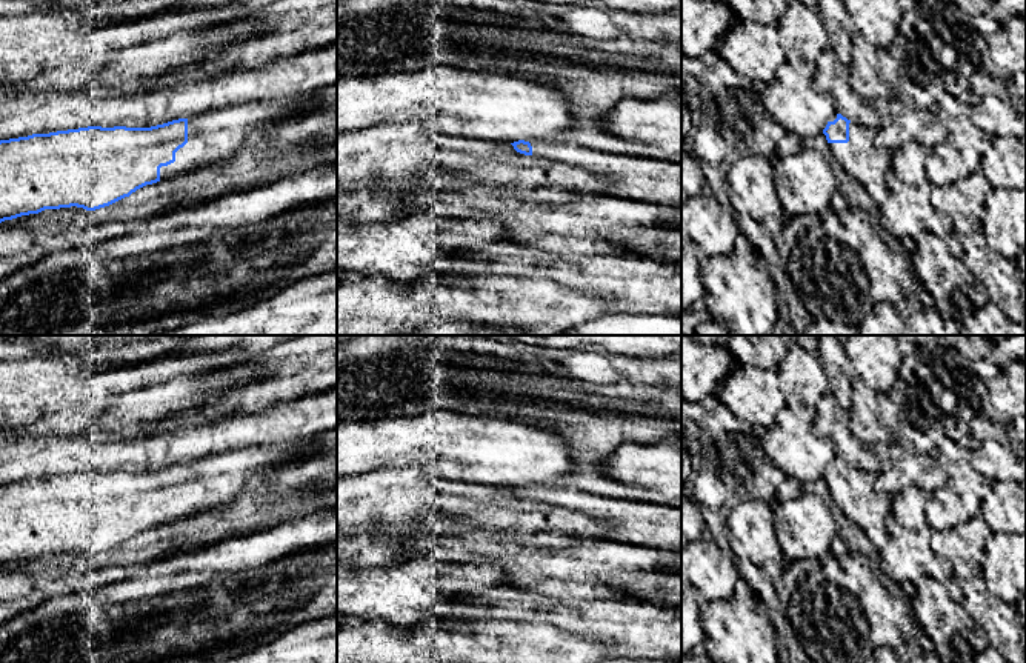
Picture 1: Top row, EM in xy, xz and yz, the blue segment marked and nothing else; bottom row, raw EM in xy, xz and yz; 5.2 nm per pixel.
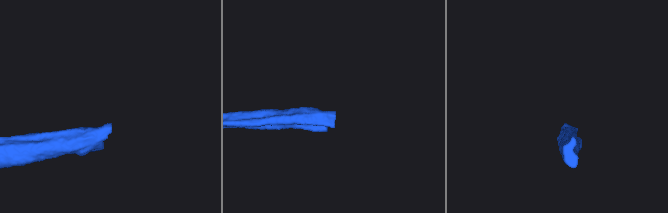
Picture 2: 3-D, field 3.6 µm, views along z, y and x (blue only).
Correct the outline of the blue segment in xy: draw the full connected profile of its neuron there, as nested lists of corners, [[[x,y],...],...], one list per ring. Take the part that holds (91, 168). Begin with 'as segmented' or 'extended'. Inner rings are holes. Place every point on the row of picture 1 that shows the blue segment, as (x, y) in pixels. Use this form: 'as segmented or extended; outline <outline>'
extended; outline [[[261,100],[151,128],[88,126],[0,140],[0,223],[45,209],[109,206],[146,185],[231,158],[254,129],[292,114],[286,100]]]

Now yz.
extended; outline [[[834,114],[823,134],[841,168],[866,191],[883,202],[888,195],[886,175],[892,163],[892,151],[875,146],[878,128],[863,126]]]

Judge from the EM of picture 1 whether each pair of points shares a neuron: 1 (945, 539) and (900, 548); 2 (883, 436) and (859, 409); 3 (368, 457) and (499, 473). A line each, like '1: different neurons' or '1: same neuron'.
1: different neurons
2: same neuron
3: same neuron

